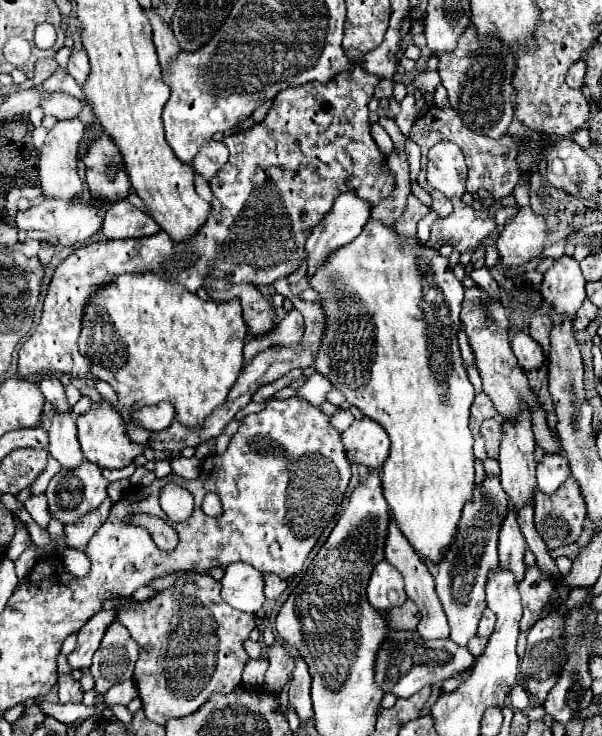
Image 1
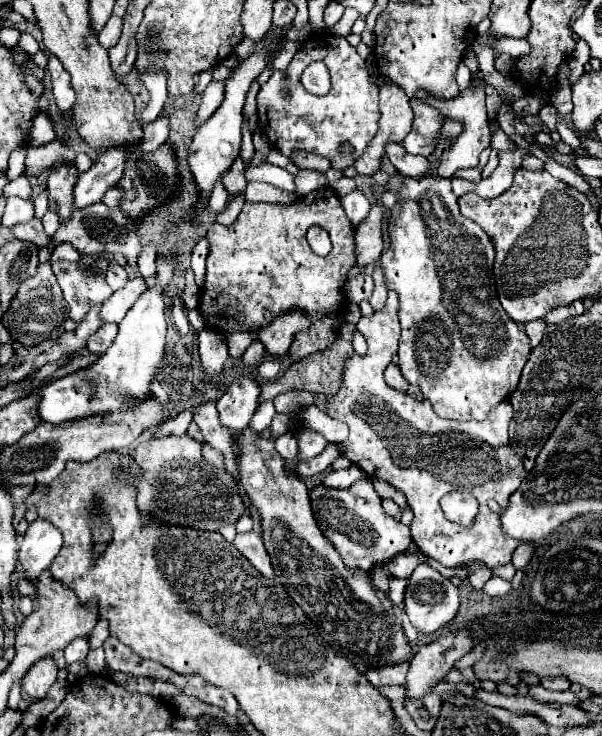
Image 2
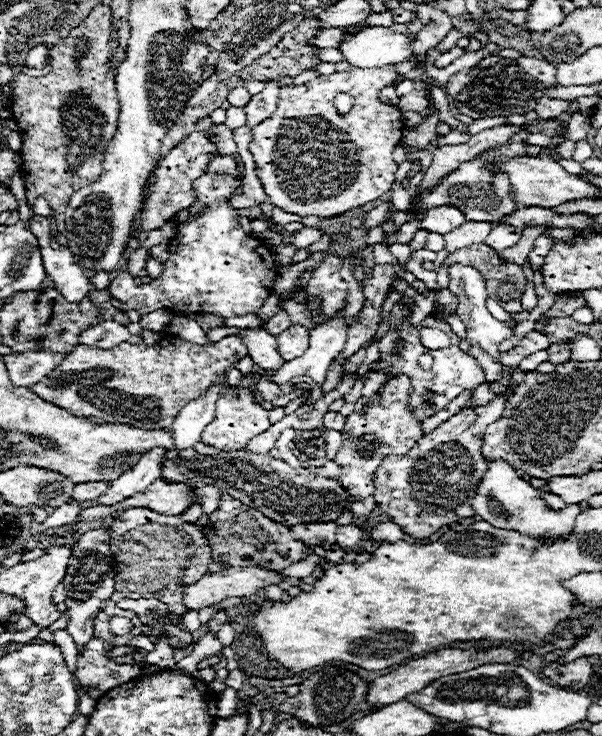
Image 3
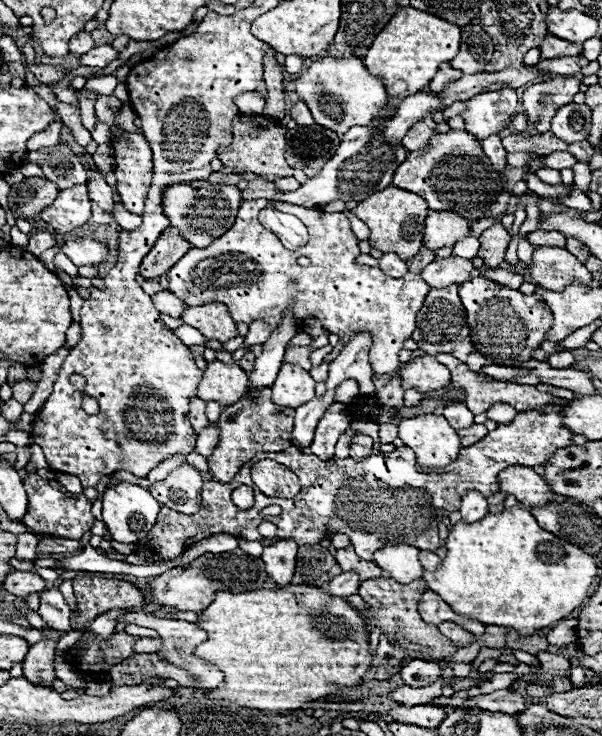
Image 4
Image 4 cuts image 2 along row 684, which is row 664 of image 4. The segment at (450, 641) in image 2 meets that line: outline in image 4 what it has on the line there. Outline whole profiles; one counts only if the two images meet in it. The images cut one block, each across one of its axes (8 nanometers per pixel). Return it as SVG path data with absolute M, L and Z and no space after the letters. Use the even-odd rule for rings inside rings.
M410 660L406 666L402 666L400 670L400 678L406 686L412 686L412 688L422 688L422 686L428 686L432 682L438 680L442 668L438 668L436 664L432 662L426 662L426 660Z

